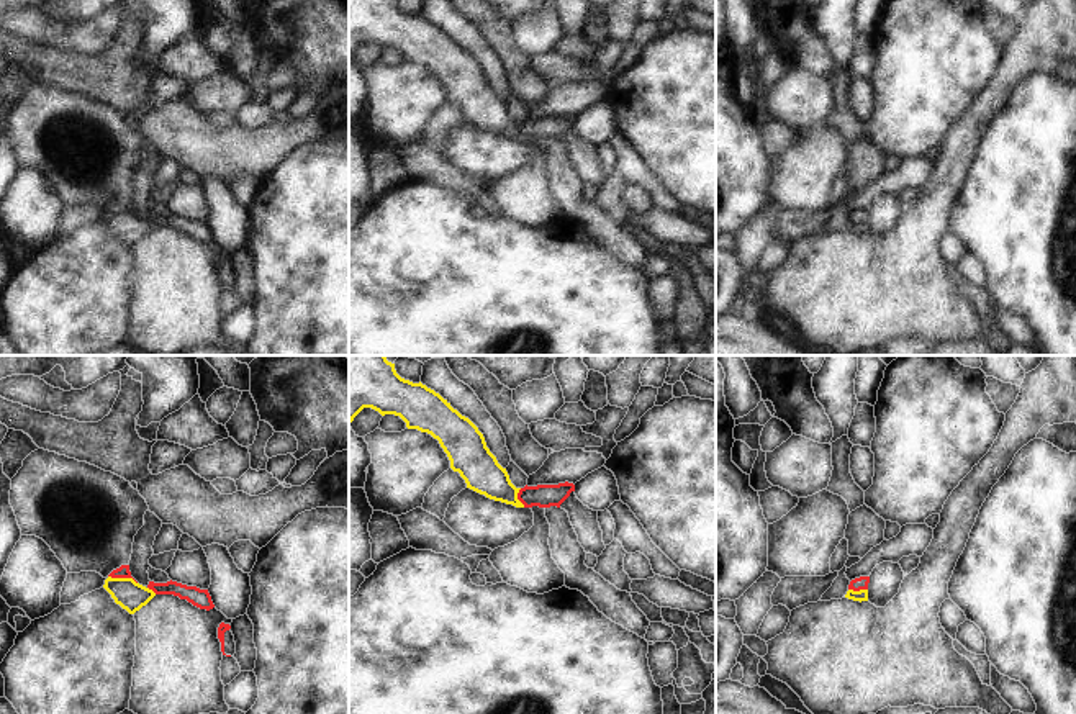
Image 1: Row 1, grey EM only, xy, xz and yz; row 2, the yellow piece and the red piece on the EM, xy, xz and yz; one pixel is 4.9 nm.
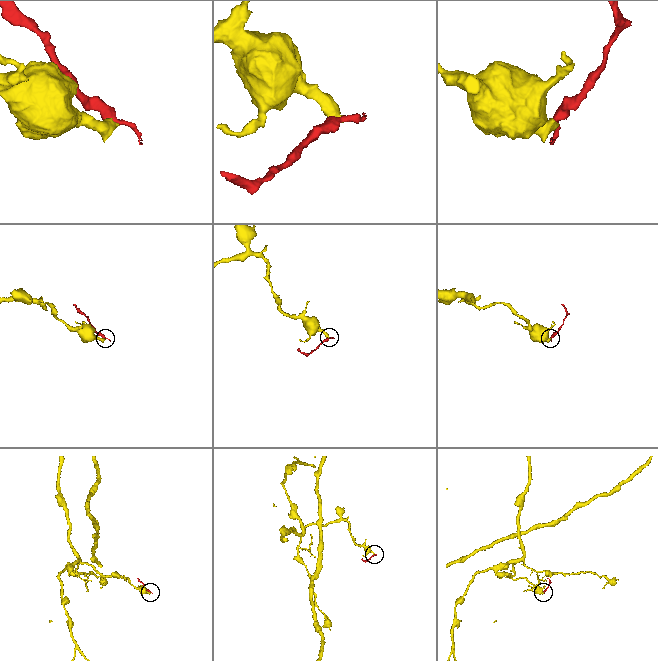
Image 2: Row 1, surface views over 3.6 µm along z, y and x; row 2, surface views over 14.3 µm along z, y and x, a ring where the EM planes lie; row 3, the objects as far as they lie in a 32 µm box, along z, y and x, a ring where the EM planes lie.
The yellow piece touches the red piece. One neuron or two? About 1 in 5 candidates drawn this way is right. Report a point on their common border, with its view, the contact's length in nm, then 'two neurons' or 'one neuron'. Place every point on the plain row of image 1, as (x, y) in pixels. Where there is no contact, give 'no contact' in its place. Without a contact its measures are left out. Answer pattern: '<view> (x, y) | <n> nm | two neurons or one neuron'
xy (123, 212) | 150 nm | two neurons

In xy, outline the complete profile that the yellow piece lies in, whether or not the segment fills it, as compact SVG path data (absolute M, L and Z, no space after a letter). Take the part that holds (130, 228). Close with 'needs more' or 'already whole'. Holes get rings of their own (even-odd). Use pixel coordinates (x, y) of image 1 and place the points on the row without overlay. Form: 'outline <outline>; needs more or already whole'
outline M111 211L105 213L103 221L111 228L116 237L126 242L129 247L134 247L142 239L146 239L156 226L133 211Z; already whole

